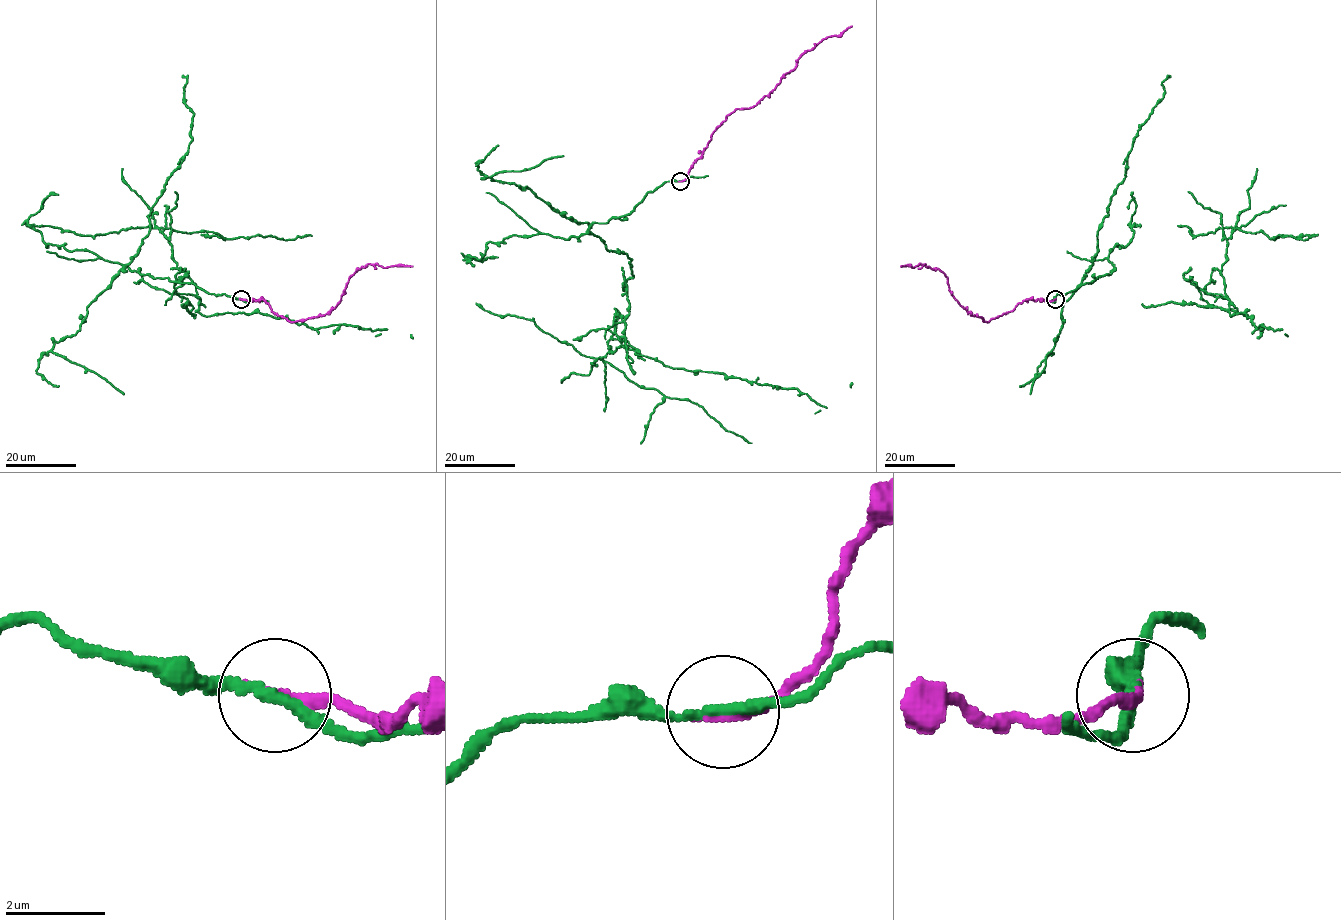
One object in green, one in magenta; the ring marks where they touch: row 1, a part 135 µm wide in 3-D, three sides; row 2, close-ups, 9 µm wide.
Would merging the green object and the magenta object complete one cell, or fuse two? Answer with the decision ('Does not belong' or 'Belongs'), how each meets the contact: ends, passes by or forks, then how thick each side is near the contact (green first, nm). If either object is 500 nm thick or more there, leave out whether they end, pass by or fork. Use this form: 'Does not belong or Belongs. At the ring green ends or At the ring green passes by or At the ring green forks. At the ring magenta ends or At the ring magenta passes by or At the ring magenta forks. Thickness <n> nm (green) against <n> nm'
Does not belong. At the ring green passes by. At the ring magenta ends. Thickness 220 nm (green) against 240 nm

